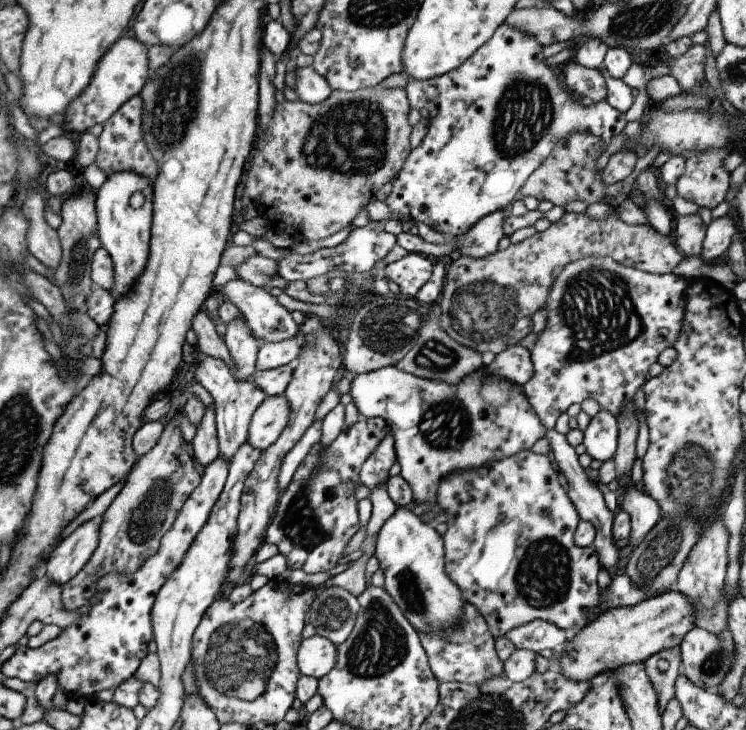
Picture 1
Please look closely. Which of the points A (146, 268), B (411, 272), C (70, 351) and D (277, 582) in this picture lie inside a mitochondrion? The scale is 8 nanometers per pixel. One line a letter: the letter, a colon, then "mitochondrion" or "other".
A: other
B: other
C: mitochondrion
D: other

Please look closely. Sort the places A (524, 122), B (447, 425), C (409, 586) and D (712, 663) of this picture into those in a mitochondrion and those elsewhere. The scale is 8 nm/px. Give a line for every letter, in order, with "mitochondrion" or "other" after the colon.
A: mitochondrion
B: mitochondrion
C: mitochondrion
D: mitochondrion

